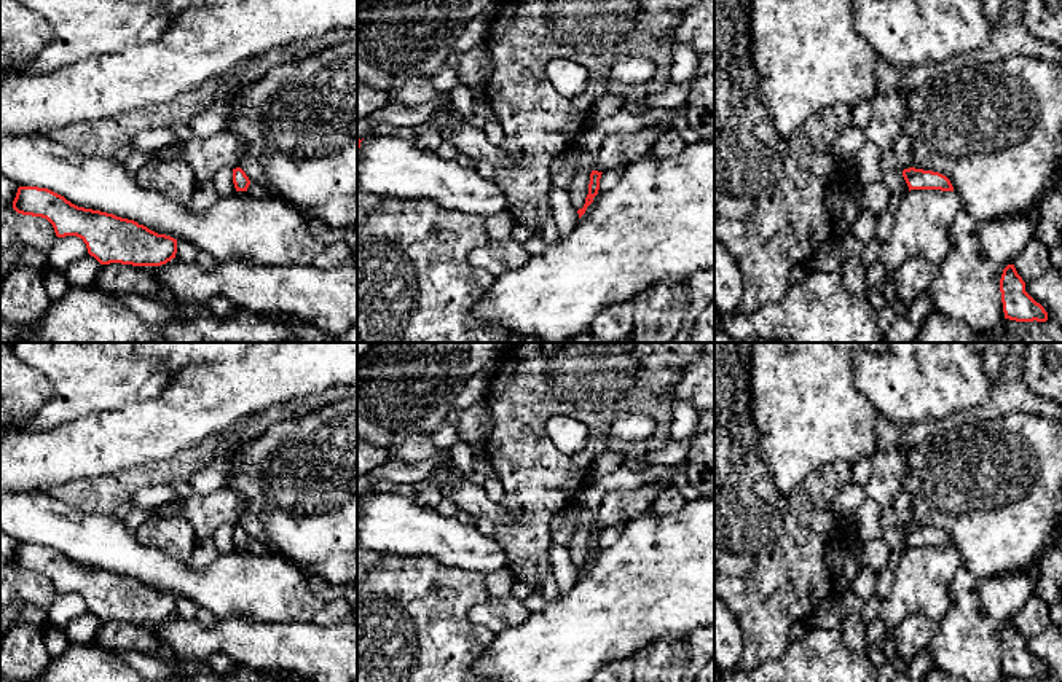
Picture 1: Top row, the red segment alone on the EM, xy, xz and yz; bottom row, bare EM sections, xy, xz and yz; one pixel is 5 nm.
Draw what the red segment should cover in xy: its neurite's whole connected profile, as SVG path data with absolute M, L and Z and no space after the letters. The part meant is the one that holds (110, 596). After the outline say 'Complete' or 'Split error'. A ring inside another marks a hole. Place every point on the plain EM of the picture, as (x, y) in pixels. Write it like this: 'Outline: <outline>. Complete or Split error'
Outline: M19 543L13 566L46 575L57 594L80 594L100 621L161 623L177 610L177 596L134 577L78 564L48 545Z. Complete

